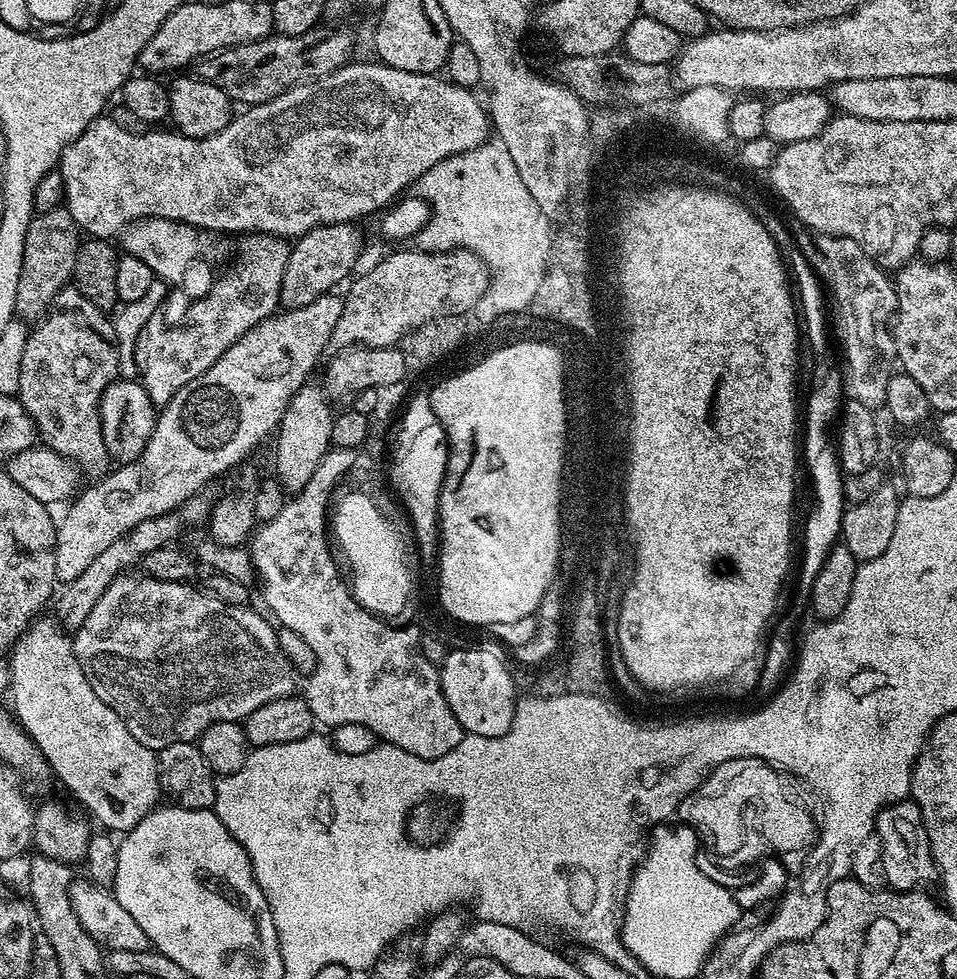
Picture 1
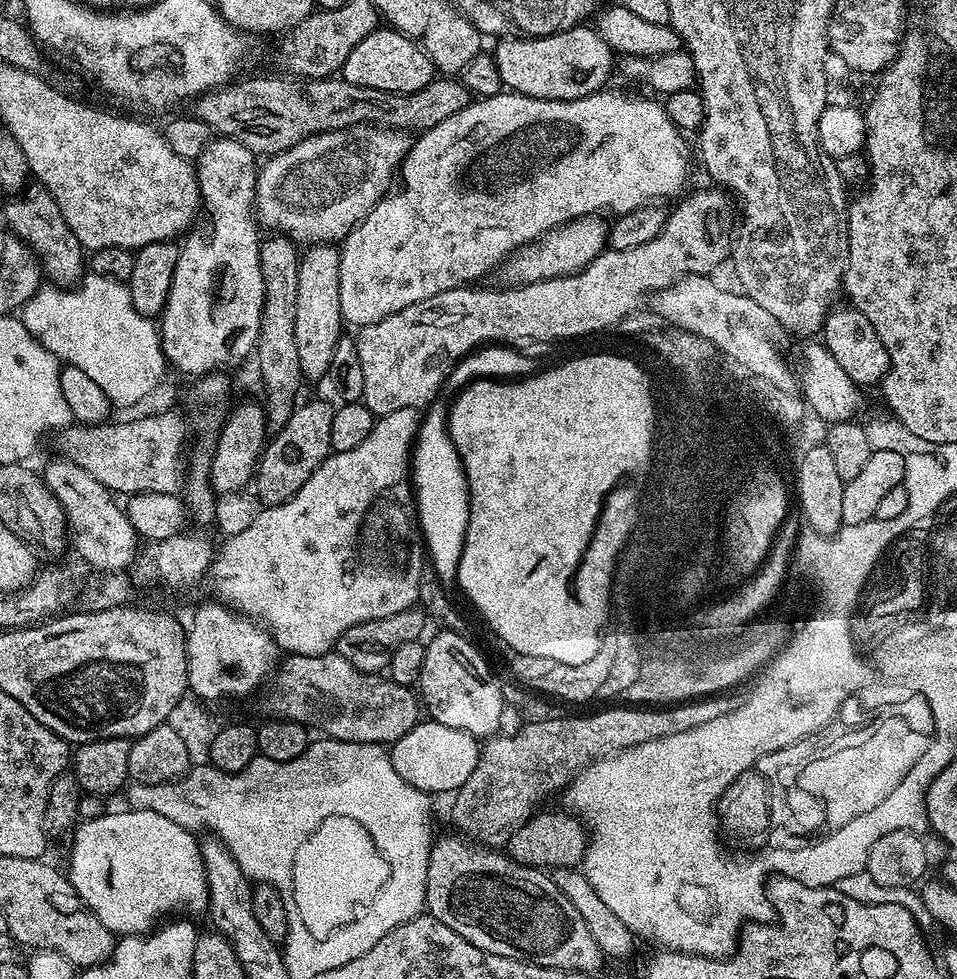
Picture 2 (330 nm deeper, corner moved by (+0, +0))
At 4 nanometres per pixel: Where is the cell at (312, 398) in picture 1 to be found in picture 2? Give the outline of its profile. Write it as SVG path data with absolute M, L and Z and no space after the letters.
M313 244L303 249L299 257L297 310L294 337L298 348L298 363L305 381L323 381L330 370L330 357L342 335L342 317L338 302L340 248L332 244Z

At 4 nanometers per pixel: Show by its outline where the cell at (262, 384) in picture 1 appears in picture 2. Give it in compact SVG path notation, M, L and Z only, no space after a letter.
M503 90L496 96L473 99L458 114L450 114L446 122L438 122L438 126L421 131L420 136L411 141L404 163L398 169L399 179L404 179L404 189L393 191L379 200L368 211L363 222L356 225L342 241L340 248L340 273L338 274L338 302L340 315L355 326L382 322L382 318L390 318L390 314L398 314L398 310L406 310L406 306L414 306L414 302L422 302L426 298L434 298L434 294L442 294L446 290L454 290L471 285L479 276L490 271L492 267L501 265L516 249L524 244L545 236L552 228L576 220L579 216L590 216L603 213L609 208L613 214L621 214L642 207L655 201L655 196L672 196L684 184L684 175L688 172L688 160L684 157L684 140L680 129L674 127L664 112L663 103L655 104L652 100L639 100L636 96L623 96L620 92L601 90L592 92L577 100L543 100L523 96L521 92Z

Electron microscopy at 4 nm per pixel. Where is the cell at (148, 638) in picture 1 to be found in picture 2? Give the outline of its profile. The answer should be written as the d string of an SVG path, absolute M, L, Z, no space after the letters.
M330 651L324 656L294 656L283 657L280 664L280 673L267 681L268 689L264 692L264 708L269 717L278 720L293 720L303 724L309 730L315 730L325 737L359 744L379 744L391 746L396 743L402 734L406 734L418 723L419 712L422 712L418 703L418 696L412 688L402 686L398 682L388 679L387 675L374 672L359 672L346 658L337 652Z

